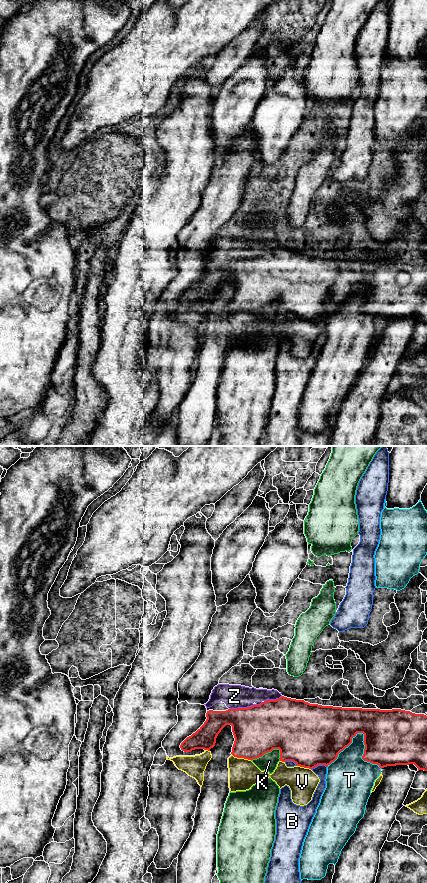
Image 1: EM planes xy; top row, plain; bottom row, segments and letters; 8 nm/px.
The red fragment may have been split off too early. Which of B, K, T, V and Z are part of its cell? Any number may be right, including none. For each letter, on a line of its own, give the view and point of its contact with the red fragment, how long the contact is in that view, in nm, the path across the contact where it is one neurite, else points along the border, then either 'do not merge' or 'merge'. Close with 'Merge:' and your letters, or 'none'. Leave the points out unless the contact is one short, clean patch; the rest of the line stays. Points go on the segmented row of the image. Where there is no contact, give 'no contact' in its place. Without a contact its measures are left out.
B: xy (318, 764) | 130 nm | do not merge
K: xy (265, 752) | 260 nm | do not merge
T: xy (364, 735) | 440 nm | do not merge
V: xy (241, 757) | 160 nm | do not merge
Z: xy (245, 708) | 280 nm | merge
Merge: Z

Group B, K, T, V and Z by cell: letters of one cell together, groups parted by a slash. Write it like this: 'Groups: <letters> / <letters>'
Groups: B / K / T / V / Z

